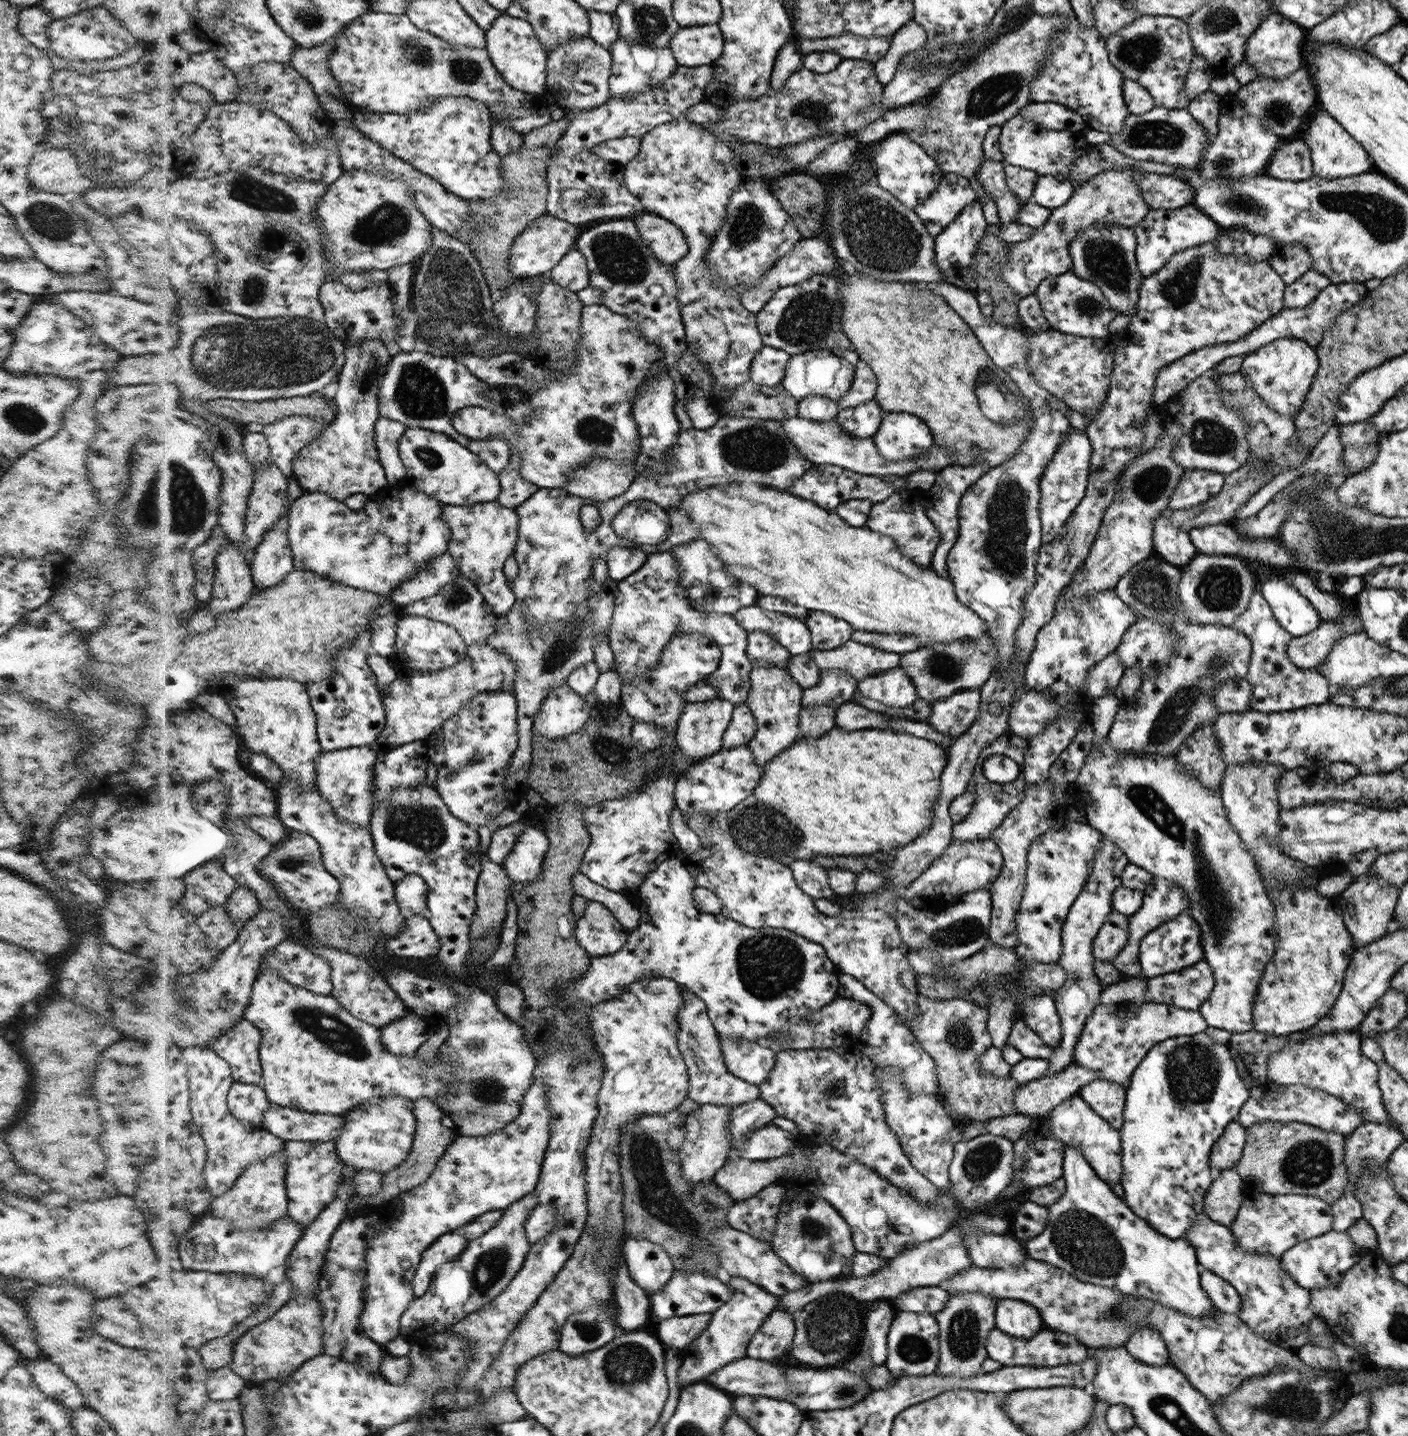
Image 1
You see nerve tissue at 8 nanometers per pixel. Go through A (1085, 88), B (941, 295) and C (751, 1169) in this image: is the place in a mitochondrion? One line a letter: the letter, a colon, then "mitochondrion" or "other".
A: other
B: other
C: other

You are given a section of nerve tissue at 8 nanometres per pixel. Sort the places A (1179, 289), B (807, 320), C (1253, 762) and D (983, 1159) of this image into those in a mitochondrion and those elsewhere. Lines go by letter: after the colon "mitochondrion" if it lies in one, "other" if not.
A: mitochondrion
B: mitochondrion
C: other
D: mitochondrion

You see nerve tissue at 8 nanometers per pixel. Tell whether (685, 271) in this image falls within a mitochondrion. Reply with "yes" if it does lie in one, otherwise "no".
no

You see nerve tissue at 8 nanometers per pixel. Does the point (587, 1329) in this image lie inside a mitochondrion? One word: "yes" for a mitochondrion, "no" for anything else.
yes

